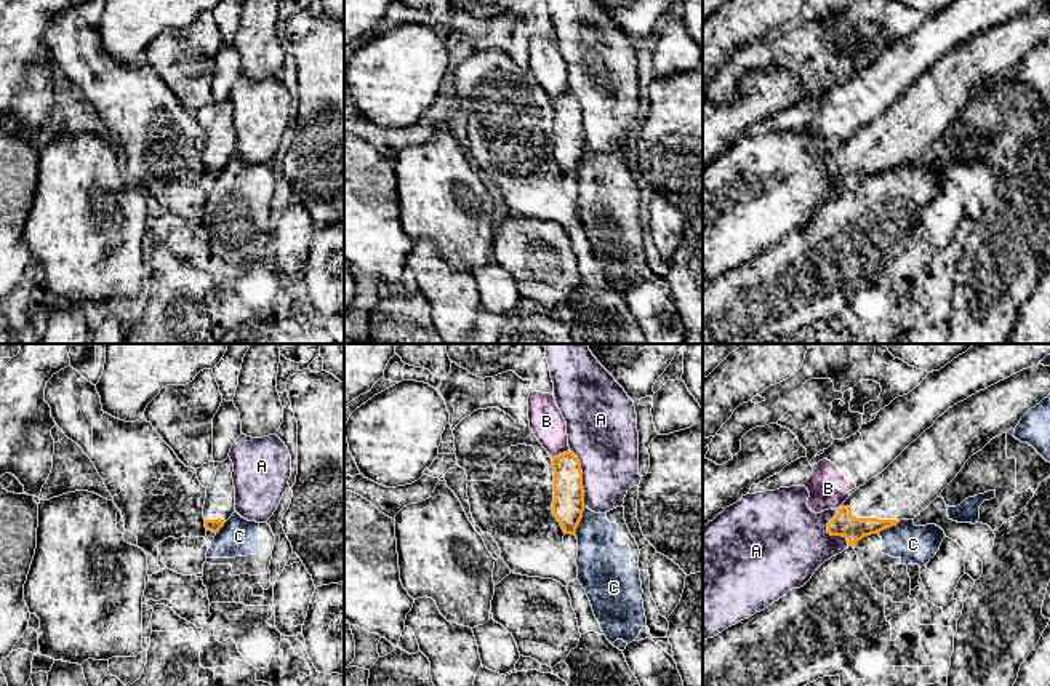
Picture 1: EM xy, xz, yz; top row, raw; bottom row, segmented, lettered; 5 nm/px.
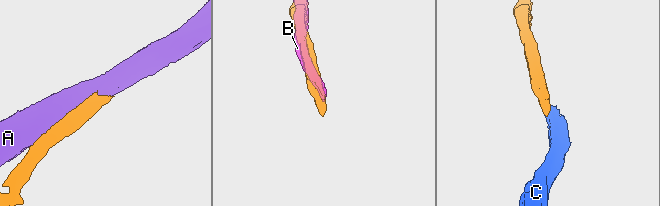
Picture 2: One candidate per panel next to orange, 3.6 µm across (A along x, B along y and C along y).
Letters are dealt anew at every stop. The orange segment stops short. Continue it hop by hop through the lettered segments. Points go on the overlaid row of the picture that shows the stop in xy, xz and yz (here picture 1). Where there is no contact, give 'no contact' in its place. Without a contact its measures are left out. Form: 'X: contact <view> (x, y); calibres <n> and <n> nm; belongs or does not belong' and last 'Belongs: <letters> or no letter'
A: contact xz (581, 478); calibres 160 and 360 nm; does not belong
B: contact xz (561, 454); calibres 160 and 170 nm; does not belong
C: contact xz (580, 520); calibres 160 and 260 nm; does not belong
Belongs: no letter

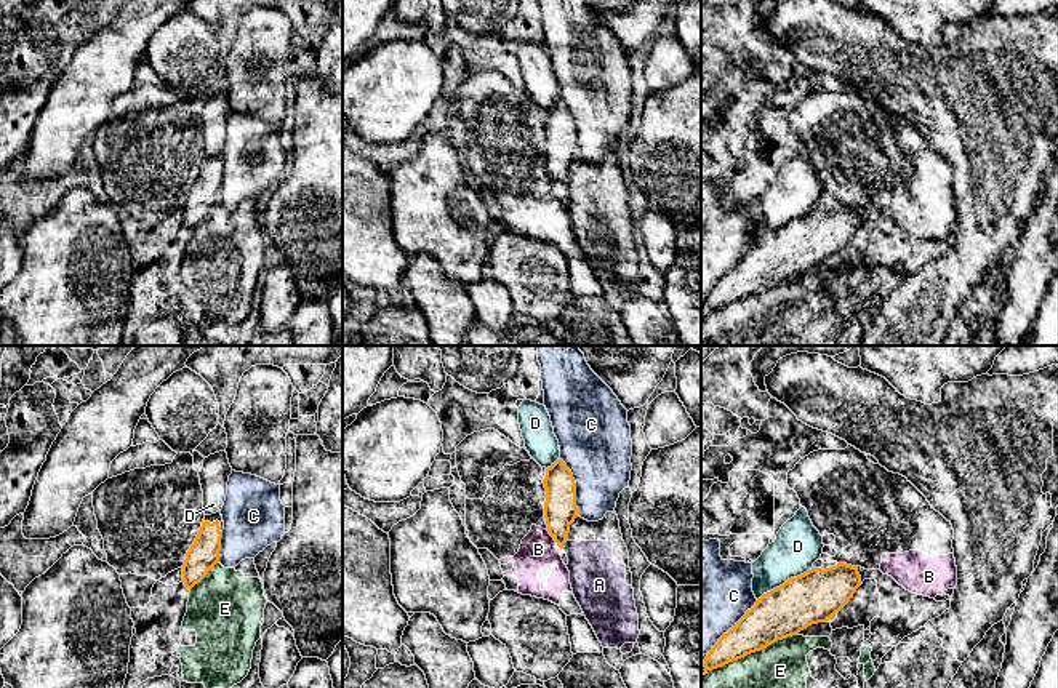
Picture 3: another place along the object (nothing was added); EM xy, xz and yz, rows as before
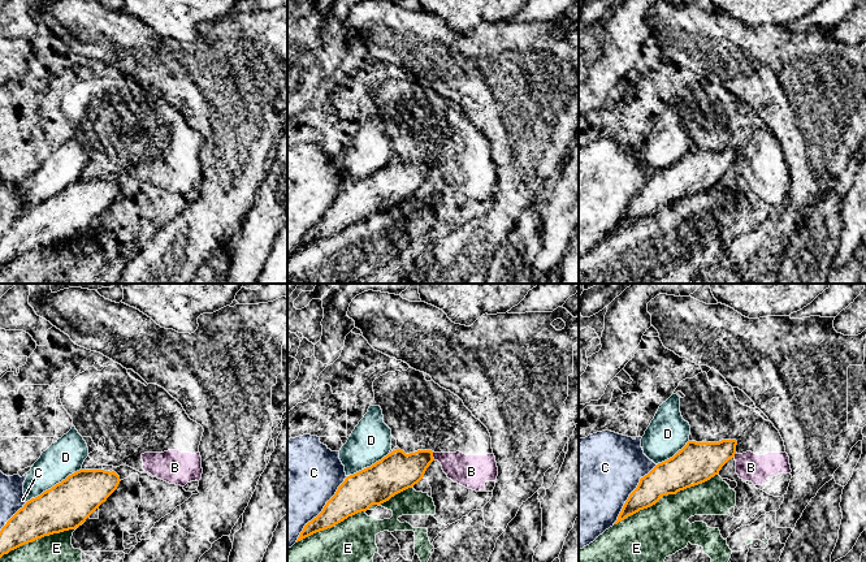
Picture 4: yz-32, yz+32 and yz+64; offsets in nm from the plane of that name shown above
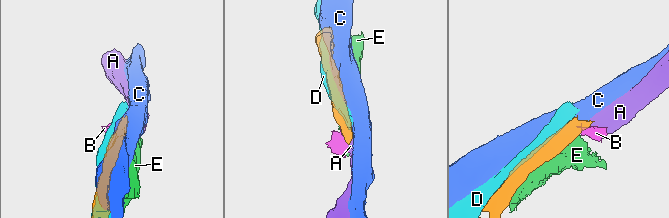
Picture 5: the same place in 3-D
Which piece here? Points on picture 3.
A: contact xz (564, 543); calibres 160 and 260 nm; does not belong
B: contact xz (548, 530); calibres 160 and 180 nm; does not belong
C: contact yz (727, 632); calibres 240 and 420 nm; does not belong
D: contact yz (786, 581); calibres 260 and 240 nm; does not belong
E: contact yz (749, 653); calibres 240 and 240 nm; does not belong
Belongs: no letter

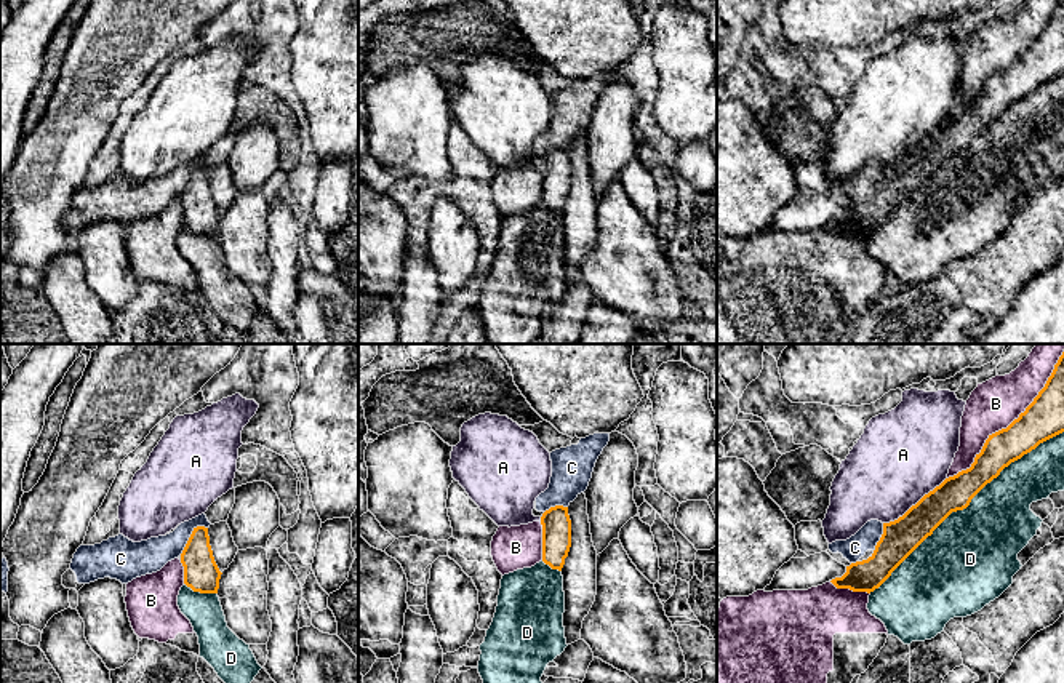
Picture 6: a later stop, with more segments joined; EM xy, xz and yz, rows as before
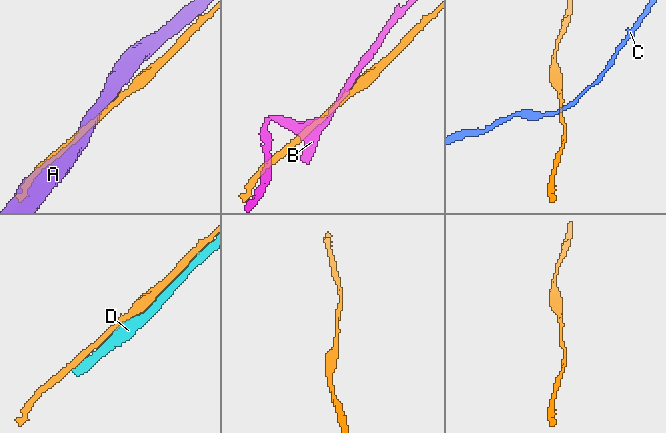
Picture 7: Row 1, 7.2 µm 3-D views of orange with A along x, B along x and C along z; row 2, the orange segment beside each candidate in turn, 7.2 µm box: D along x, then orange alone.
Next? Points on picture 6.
A: contact yz (916, 504); calibres 180 and 440 nm; does not belong
B: contact yz (1012, 423); calibres 200 and 240 nm; does not belong
C: contact xy (191, 536); calibres 180 and 170 nm; does not belong
D: contact yz (967, 506); calibres 170 and 460 nm; does not belong
Belongs: no letter

